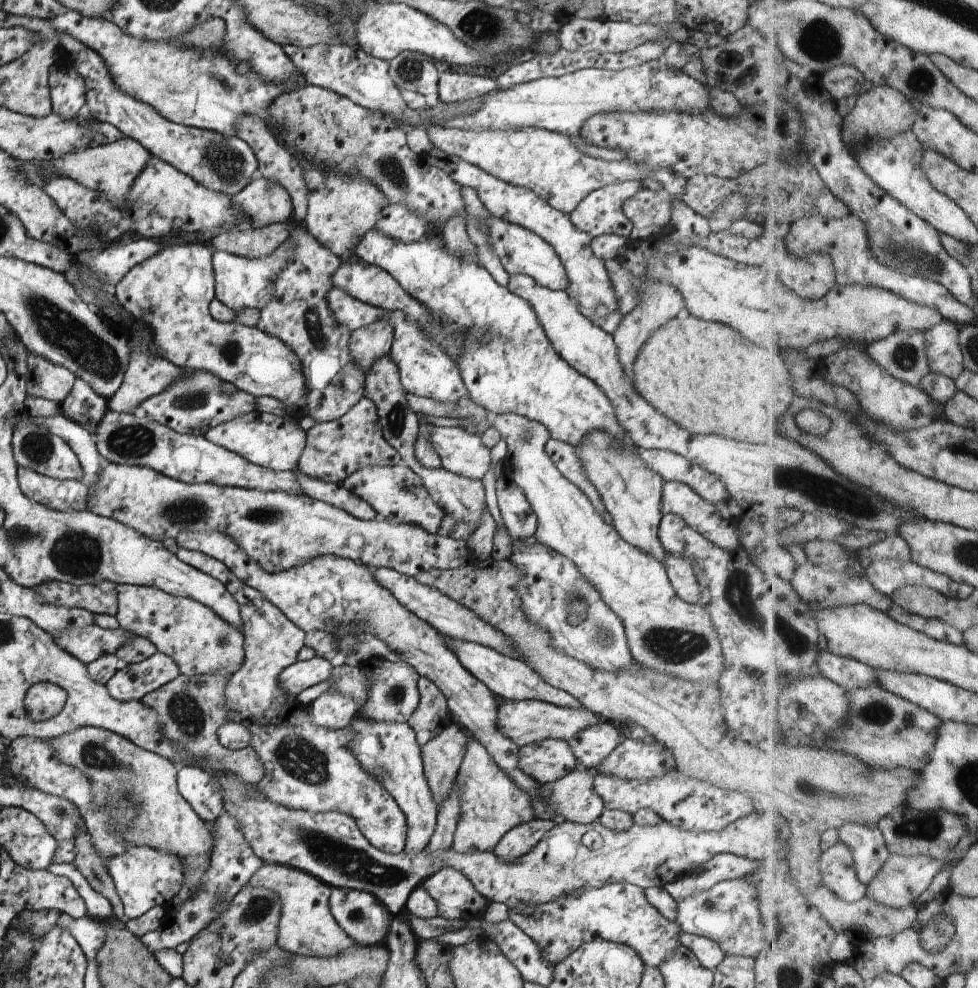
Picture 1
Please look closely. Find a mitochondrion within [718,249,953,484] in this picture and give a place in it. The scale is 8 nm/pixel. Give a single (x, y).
(905, 356)

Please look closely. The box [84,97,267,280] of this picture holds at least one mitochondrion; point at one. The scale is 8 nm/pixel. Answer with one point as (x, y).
(227, 165)

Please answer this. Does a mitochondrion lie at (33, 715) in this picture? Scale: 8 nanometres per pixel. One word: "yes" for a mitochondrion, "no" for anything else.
no

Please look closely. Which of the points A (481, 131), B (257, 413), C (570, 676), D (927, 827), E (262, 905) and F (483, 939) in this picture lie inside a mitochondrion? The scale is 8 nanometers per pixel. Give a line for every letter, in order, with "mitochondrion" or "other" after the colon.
A: other
B: other
C: other
D: mitochondrion
E: mitochondrion
F: other

